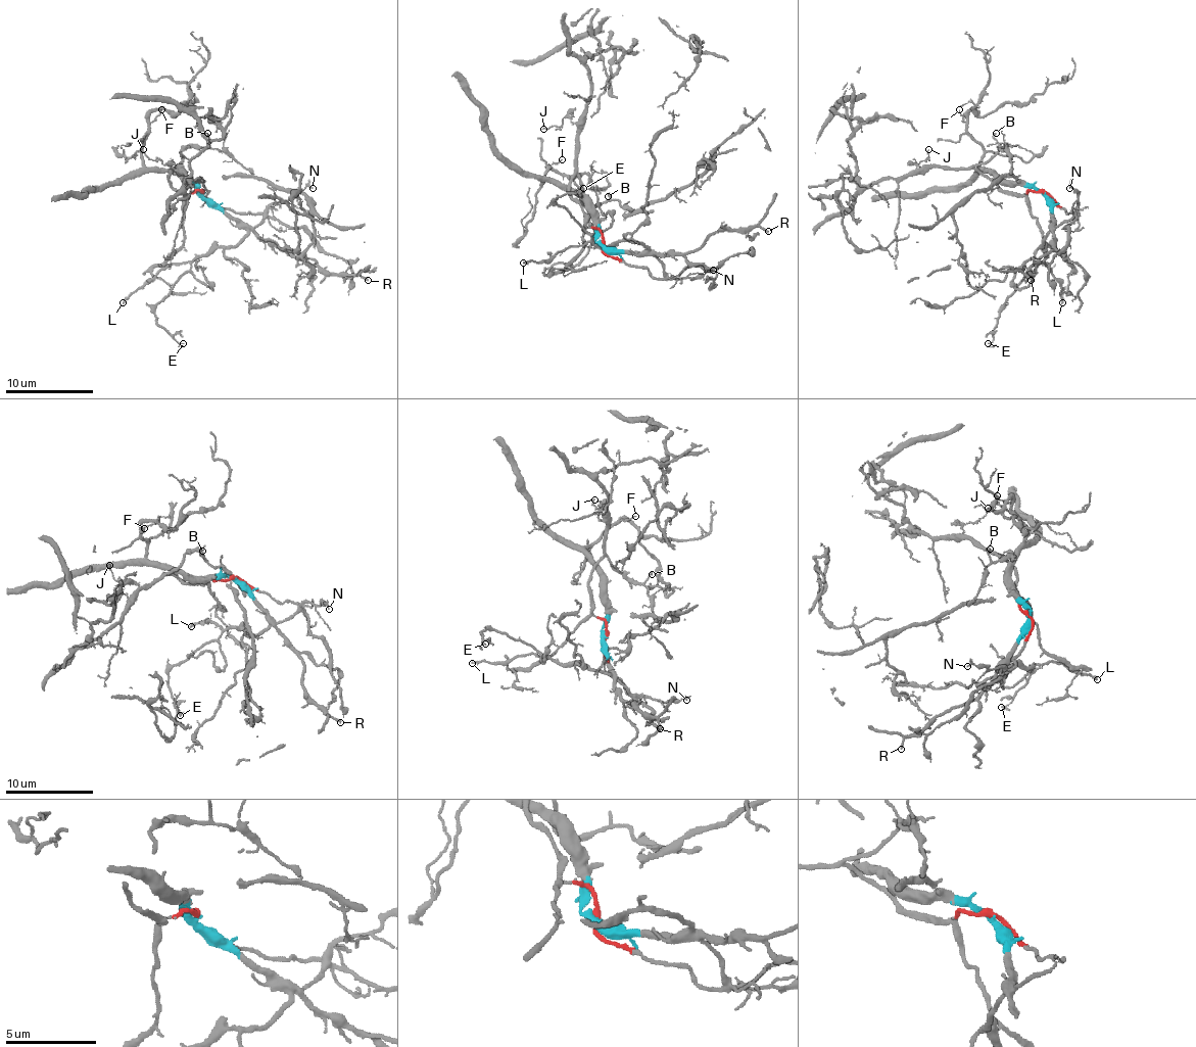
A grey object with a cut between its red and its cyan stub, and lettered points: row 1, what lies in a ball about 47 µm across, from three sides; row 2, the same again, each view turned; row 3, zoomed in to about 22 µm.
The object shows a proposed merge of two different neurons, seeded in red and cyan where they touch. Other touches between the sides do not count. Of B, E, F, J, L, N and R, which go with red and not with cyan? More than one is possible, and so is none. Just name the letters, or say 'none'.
B, J

